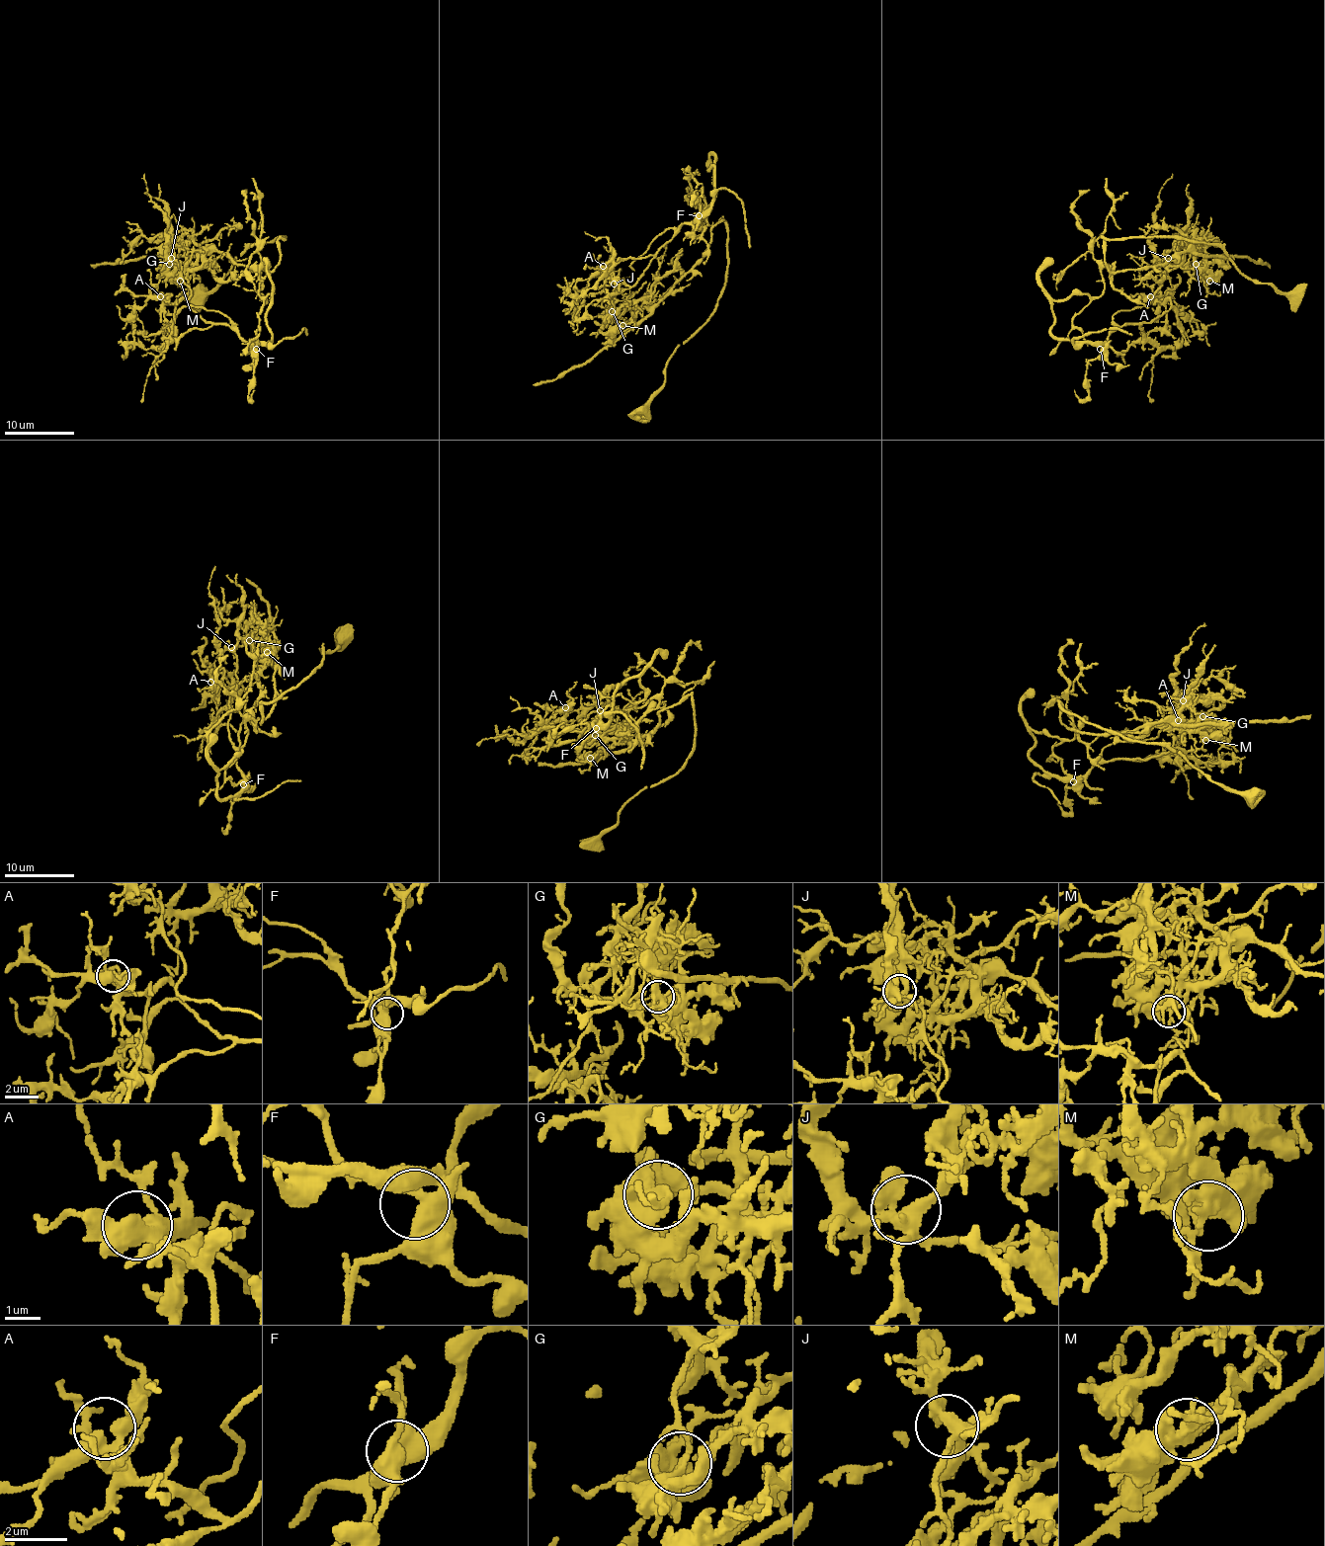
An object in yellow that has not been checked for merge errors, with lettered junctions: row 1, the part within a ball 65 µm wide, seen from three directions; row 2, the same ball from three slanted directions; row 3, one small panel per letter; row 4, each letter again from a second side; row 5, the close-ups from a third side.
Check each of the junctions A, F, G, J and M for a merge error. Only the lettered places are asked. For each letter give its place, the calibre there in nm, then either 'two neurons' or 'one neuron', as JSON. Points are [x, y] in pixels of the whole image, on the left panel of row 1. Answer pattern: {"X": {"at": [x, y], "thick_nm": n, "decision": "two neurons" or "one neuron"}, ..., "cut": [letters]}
{"A": {"at": [160, 296], "thick_nm": 320, "decision": "one neuron"}, "F": {"at": [256, 349], "thick_nm": 440, "decision": "one neuron"}, "G": {"at": [169, 264], "thick_nm": 240, "decision": "two neurons"}, "J": {"at": [171, 258], "thick_nm": 320, "decision": "one neuron"}, "M": {"at": [180, 281], "thick_nm": 320, "decision": "one neuron"}, "cut": ["G"]}

